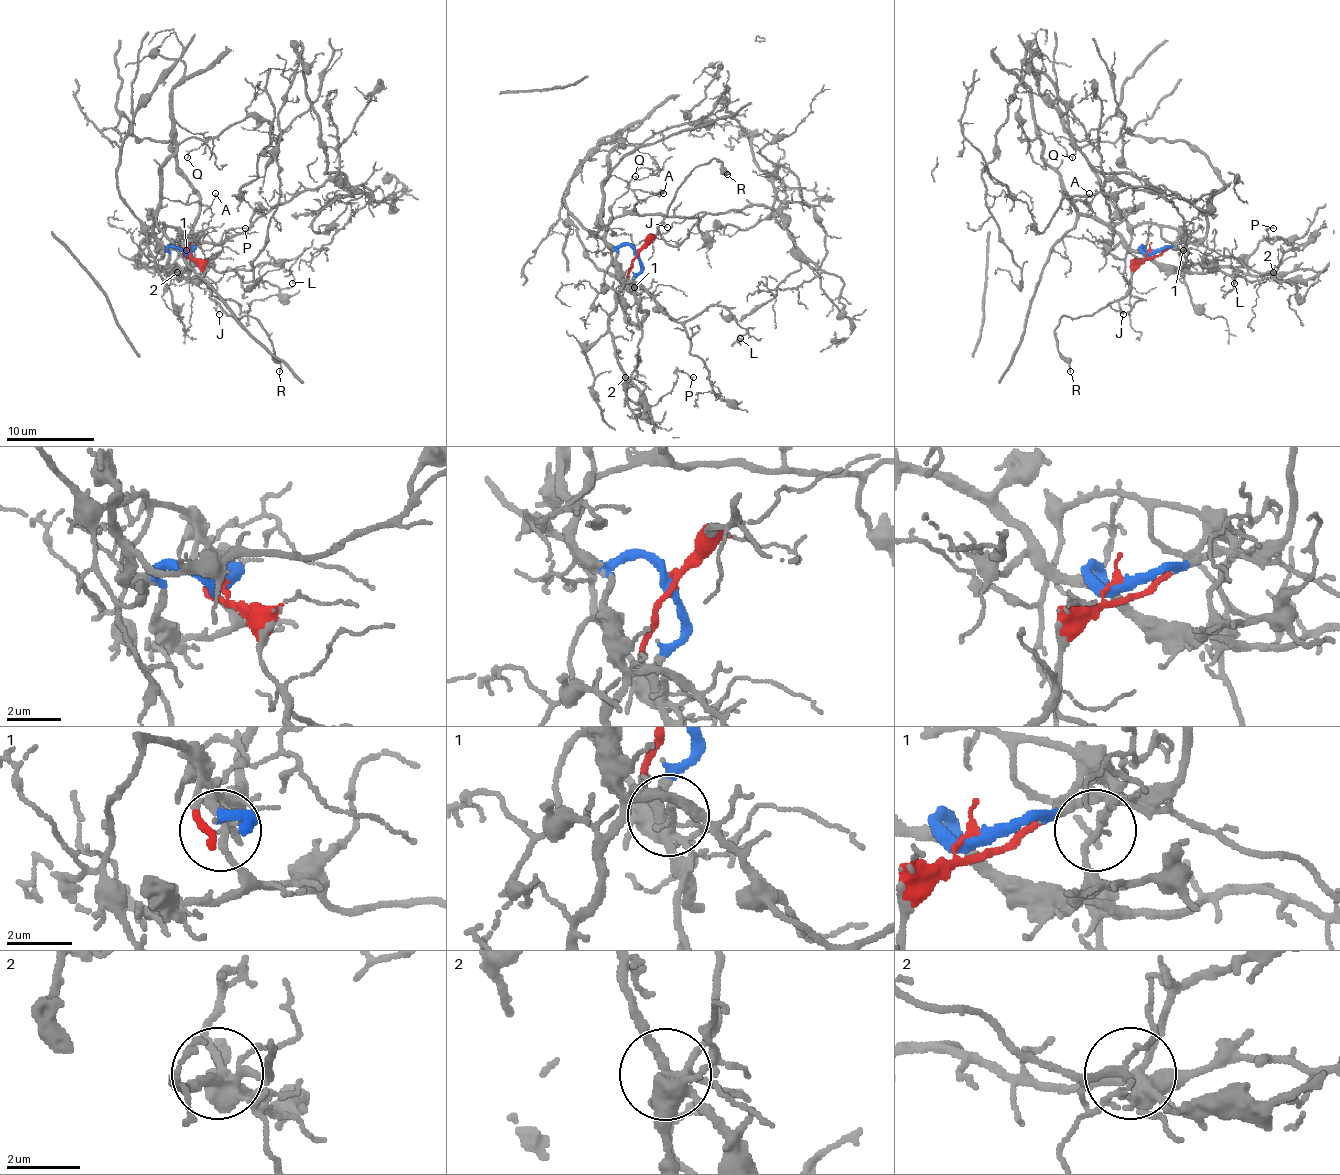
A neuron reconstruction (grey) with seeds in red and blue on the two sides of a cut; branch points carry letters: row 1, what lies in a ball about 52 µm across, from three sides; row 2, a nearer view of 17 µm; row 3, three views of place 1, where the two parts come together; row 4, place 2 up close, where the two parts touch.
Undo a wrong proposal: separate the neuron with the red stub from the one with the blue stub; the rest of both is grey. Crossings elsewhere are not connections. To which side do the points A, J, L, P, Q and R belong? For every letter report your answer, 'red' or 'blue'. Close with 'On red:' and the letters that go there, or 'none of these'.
A: blue
J: red
L: blue
P: blue
Q: blue
R: red
On red: J, R

